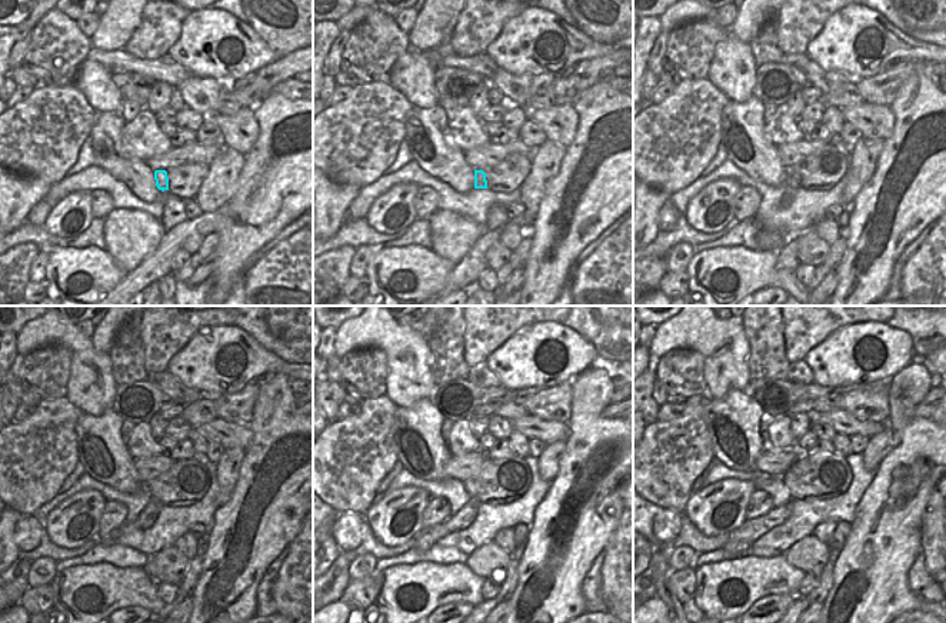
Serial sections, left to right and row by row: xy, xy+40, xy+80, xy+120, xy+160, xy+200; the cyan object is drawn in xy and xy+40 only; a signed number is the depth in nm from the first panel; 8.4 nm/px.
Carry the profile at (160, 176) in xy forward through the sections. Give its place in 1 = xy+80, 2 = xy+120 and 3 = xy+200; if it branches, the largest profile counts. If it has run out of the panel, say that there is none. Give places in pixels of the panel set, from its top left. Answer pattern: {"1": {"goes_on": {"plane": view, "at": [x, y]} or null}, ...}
{"1": {"goes_on": {"plane": "xy+80", "at": [793, 182]}}, "2": {"goes_on": {"plane": "xy+120", "at": [147, 516]}}, "3": {"goes_on": {"plane": "xy+200", "at": [739, 540]}}}

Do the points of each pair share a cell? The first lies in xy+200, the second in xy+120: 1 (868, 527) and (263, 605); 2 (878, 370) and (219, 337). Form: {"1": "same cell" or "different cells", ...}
{"1": "different cells", "2": "same cell"}

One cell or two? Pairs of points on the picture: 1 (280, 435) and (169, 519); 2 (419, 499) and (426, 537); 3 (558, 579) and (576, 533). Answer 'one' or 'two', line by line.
1: two
2: two
3: one

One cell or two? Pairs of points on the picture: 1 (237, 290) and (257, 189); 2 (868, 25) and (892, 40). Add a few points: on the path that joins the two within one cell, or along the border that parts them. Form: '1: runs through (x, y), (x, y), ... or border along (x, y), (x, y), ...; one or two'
1: border along (263, 246), (247, 260), (230, 290); two
2: runs through (873, 26), (886, 35); one

